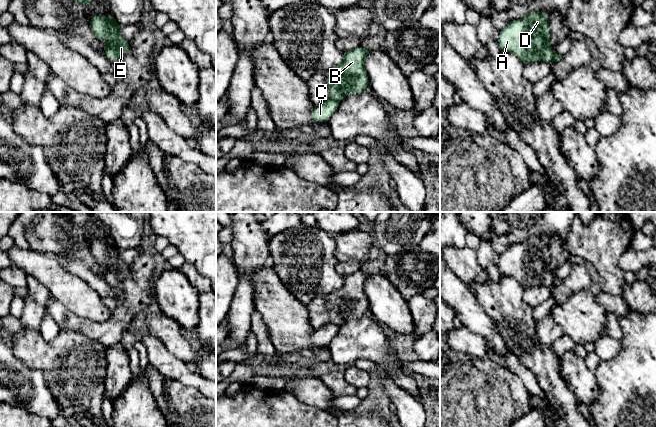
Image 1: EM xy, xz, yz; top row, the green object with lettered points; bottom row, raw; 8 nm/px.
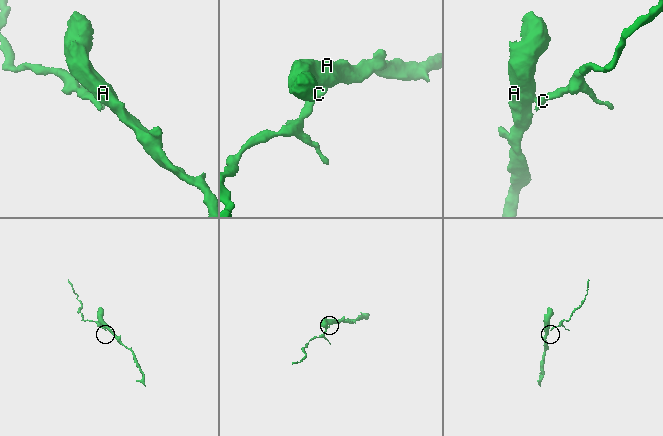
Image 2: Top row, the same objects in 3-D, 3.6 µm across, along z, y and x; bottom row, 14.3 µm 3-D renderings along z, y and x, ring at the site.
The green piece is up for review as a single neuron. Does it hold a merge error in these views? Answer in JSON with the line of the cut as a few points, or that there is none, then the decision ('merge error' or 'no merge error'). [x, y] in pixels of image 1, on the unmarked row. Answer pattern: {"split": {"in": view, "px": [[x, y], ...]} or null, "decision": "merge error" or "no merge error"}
{"split": {"in": "xz", "px": [[331, 321], [338, 323]]}, "decision": "merge error"}

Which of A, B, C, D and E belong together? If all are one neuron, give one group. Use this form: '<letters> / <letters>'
A B D E / C

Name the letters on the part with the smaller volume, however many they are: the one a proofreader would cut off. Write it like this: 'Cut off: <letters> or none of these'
Cut off: C

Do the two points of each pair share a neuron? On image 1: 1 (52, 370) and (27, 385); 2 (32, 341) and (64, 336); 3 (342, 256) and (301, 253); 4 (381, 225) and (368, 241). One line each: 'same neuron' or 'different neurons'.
1: different neurons
2: same neuron
3: different neurons
4: different neurons

